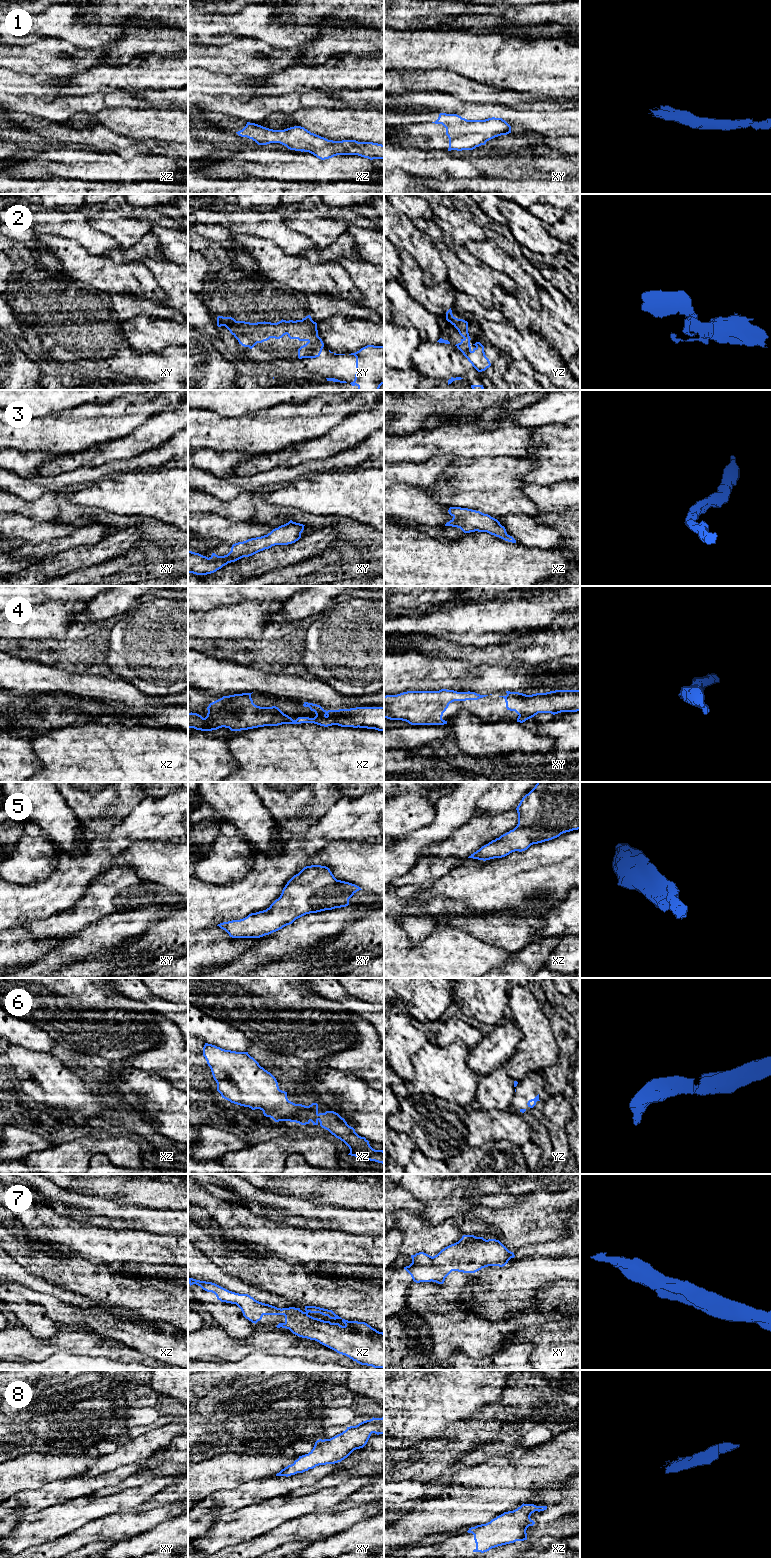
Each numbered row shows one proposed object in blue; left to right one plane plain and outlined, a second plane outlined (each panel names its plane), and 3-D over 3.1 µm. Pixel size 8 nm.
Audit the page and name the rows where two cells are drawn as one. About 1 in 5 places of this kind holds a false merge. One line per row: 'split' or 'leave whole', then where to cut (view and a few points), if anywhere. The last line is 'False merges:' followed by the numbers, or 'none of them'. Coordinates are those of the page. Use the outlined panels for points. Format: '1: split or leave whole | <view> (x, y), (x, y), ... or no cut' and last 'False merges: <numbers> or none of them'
1: leave whole | no cut
2: leave whole | no cut
3: leave whole | no cut
4: leave whole | no cut
5: leave whole | no cut
6: leave whole | no cut
7: leave whole | no cut
8: leave whole | no cut
False merges: none of them

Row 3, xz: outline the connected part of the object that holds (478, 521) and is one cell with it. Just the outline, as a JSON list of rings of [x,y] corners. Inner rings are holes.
[[[450,507],[448,512],[453,518],[445,526],[460,528],[464,533],[487,532],[505,541],[516,543],[516,540],[507,534],[505,527],[488,514],[461,507]]]

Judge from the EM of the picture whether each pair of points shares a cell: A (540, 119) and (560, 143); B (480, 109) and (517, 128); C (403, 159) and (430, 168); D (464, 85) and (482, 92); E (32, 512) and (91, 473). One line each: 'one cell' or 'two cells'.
A: two cells
B: one cell
C: one cell
D: one cell
E: two cells

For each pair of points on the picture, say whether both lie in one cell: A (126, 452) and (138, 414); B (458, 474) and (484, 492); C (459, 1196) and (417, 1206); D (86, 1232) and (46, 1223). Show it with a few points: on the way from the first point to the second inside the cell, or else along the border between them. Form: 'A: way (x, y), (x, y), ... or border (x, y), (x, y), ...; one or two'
A: border (148, 419), (128, 434), (111, 440); two
B: way (464, 480), (467, 483), (475, 483), (478, 486); one
C: border (405, 1189), (424, 1203); two
D: way (76, 1232), (56, 1229); one

